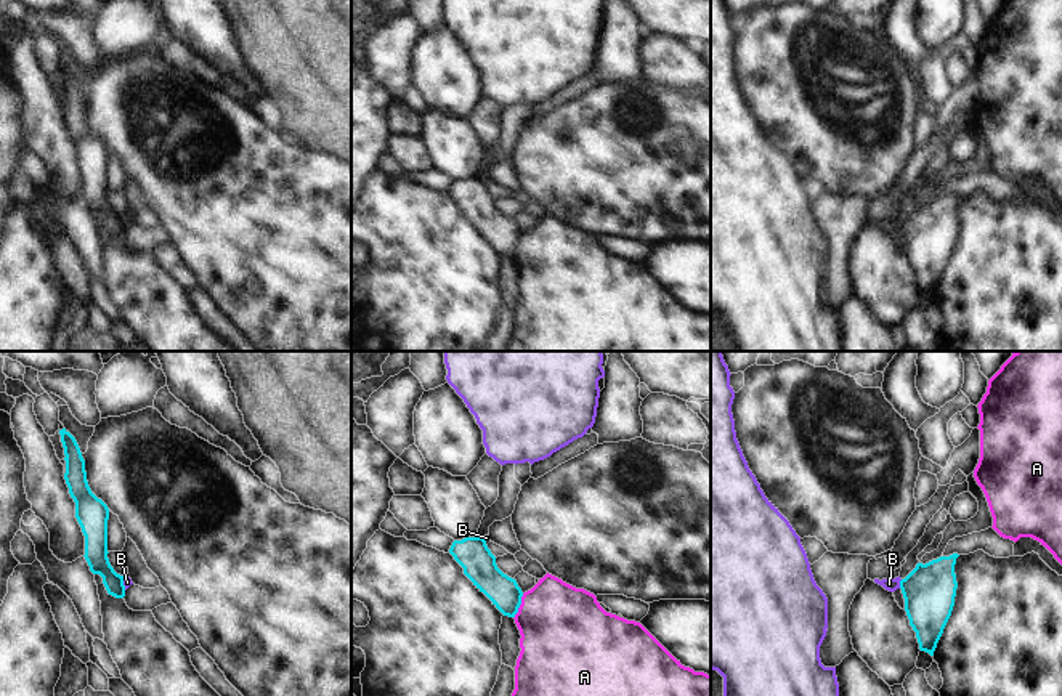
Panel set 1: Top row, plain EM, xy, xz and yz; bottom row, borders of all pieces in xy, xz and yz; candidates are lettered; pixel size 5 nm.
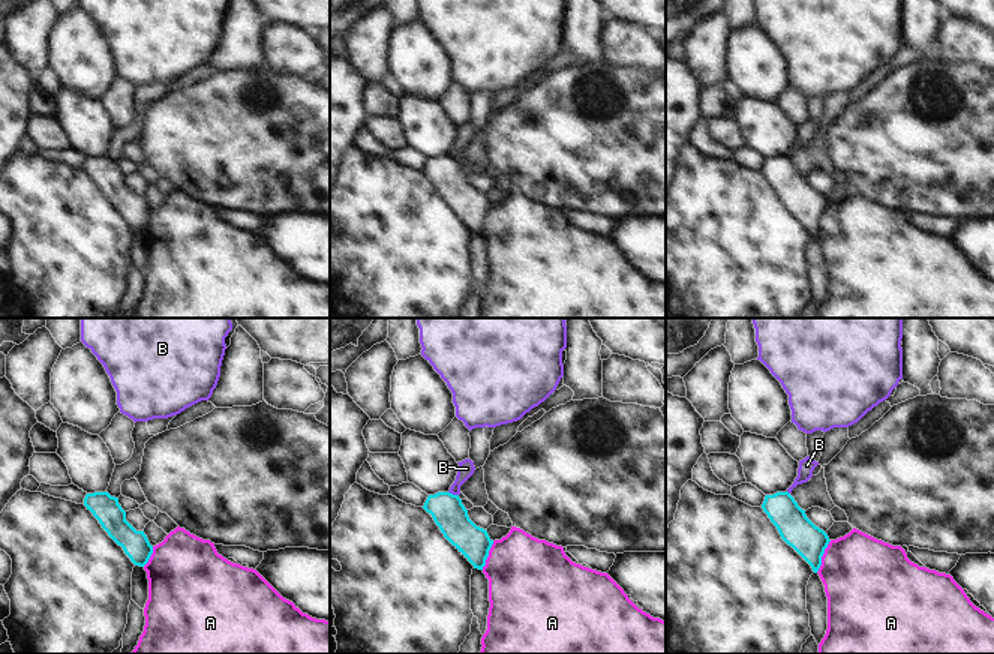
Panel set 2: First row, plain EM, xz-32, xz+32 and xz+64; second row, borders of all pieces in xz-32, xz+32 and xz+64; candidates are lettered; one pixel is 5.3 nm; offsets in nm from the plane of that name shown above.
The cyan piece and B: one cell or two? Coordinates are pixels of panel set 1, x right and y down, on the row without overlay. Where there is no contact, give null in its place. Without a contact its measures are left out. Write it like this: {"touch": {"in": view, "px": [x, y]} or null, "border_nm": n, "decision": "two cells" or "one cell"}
{"touch": {"in": "yz", "px": [900, 225]}, "border_nm": 50, "decision": "two cells"}

